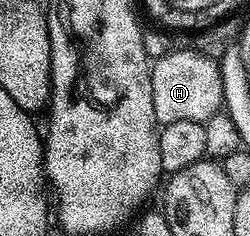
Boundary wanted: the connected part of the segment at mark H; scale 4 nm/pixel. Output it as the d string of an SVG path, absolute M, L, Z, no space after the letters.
M179 50L165 54L151 65L152 95L157 125L187 120L206 121L225 107L222 74L217 61L195 50Z

